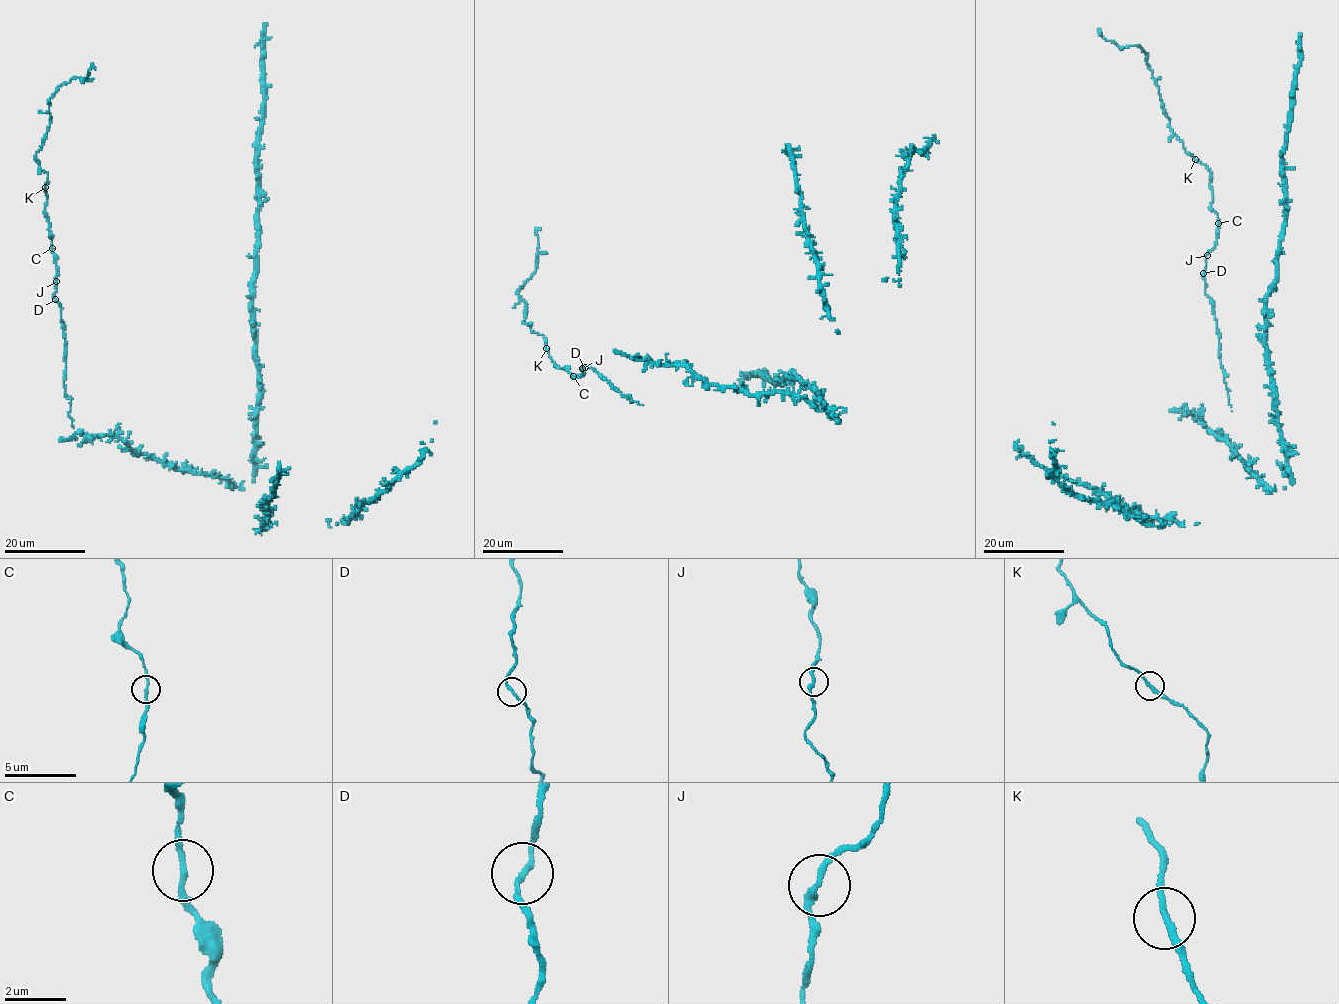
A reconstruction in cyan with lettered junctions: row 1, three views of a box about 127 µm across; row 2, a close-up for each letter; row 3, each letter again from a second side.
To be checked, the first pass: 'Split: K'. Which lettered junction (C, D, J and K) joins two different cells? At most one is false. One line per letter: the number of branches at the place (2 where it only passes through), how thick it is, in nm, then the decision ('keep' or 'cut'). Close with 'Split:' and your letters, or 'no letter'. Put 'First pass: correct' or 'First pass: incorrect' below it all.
C: branches 2; calibre 190 nm; keep
D: branches 2; calibre 160 nm; keep
J: branches 2; calibre 200 nm; keep
K: branches 2; calibre 190 nm; keep
Split: no letter
First pass: incorrect

